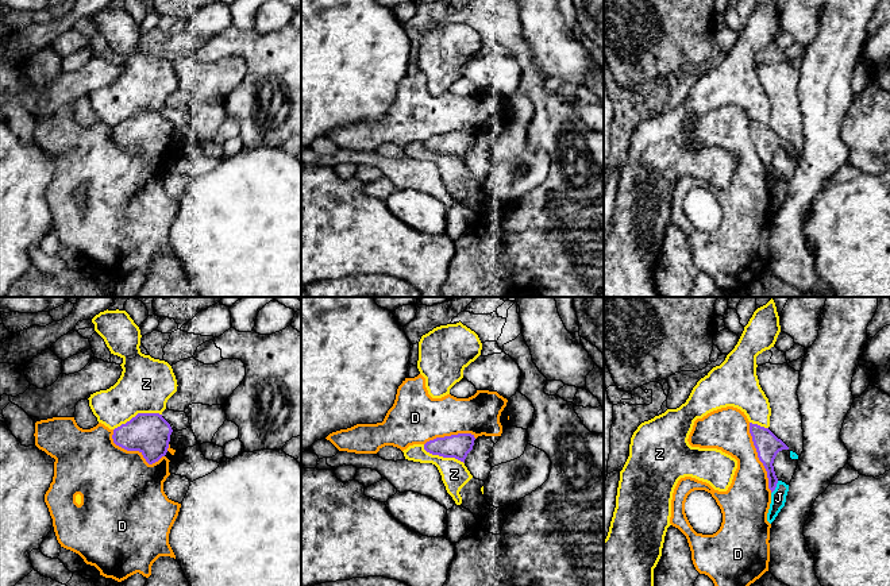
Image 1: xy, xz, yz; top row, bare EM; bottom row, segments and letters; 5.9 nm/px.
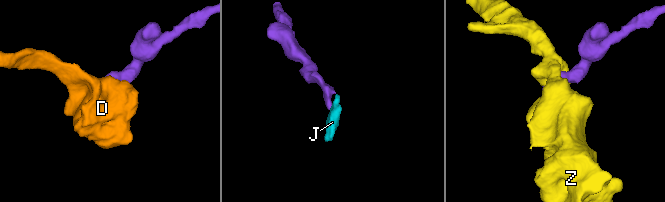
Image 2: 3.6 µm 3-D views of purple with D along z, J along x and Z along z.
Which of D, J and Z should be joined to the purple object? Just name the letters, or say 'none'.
J

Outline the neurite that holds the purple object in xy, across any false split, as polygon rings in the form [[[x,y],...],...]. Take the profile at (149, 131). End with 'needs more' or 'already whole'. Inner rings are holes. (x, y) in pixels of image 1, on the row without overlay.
[[[138,111],[113,127],[113,140],[127,149],[139,149],[149,162],[166,153],[173,127],[159,111]]]; already whole

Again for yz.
[[[750,120],[750,131],[752,134],[758,155],[767,169],[768,186],[771,188],[771,201],[767,211],[767,219],[771,221],[785,204],[789,189],[789,182],[777,176],[773,161],[777,151],[782,147],[789,147],[789,144],[768,126],[758,122]]]; needs more

